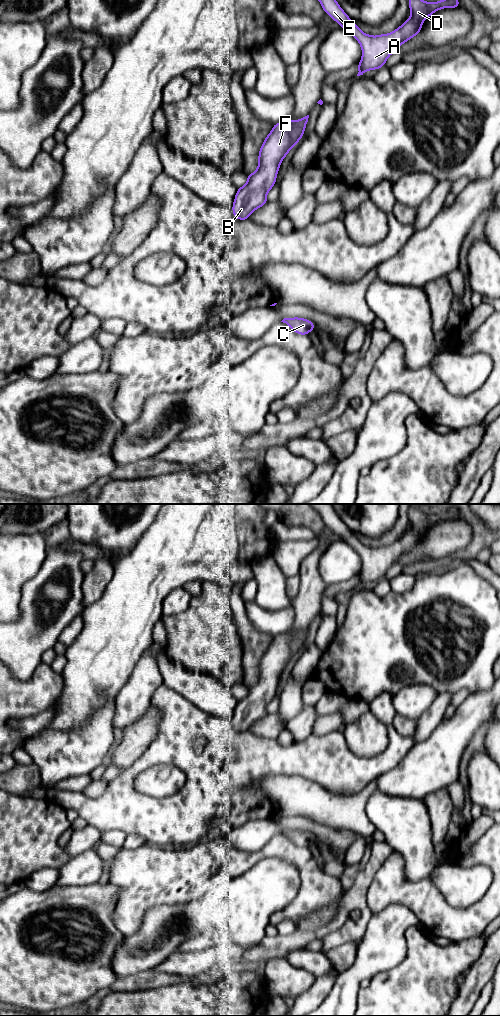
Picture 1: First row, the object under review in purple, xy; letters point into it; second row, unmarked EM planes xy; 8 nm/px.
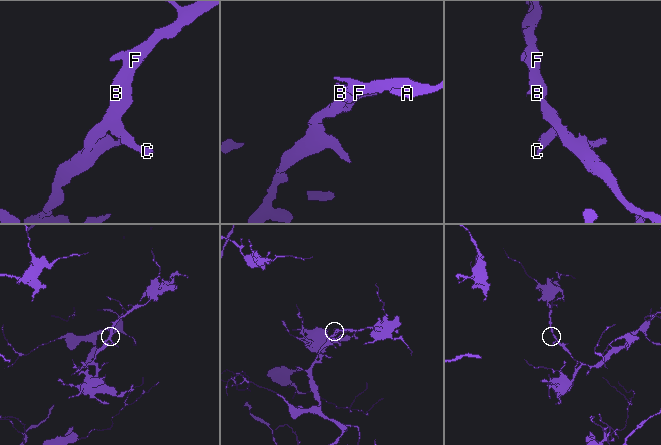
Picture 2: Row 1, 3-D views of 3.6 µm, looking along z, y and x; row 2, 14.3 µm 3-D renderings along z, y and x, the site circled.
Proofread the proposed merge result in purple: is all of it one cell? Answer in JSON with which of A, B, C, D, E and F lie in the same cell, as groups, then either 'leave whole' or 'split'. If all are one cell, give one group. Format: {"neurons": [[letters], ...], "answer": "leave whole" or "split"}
{"neurons": [["A", "B", "C", "D", "E", "F"]], "answer": "leave whole"}

